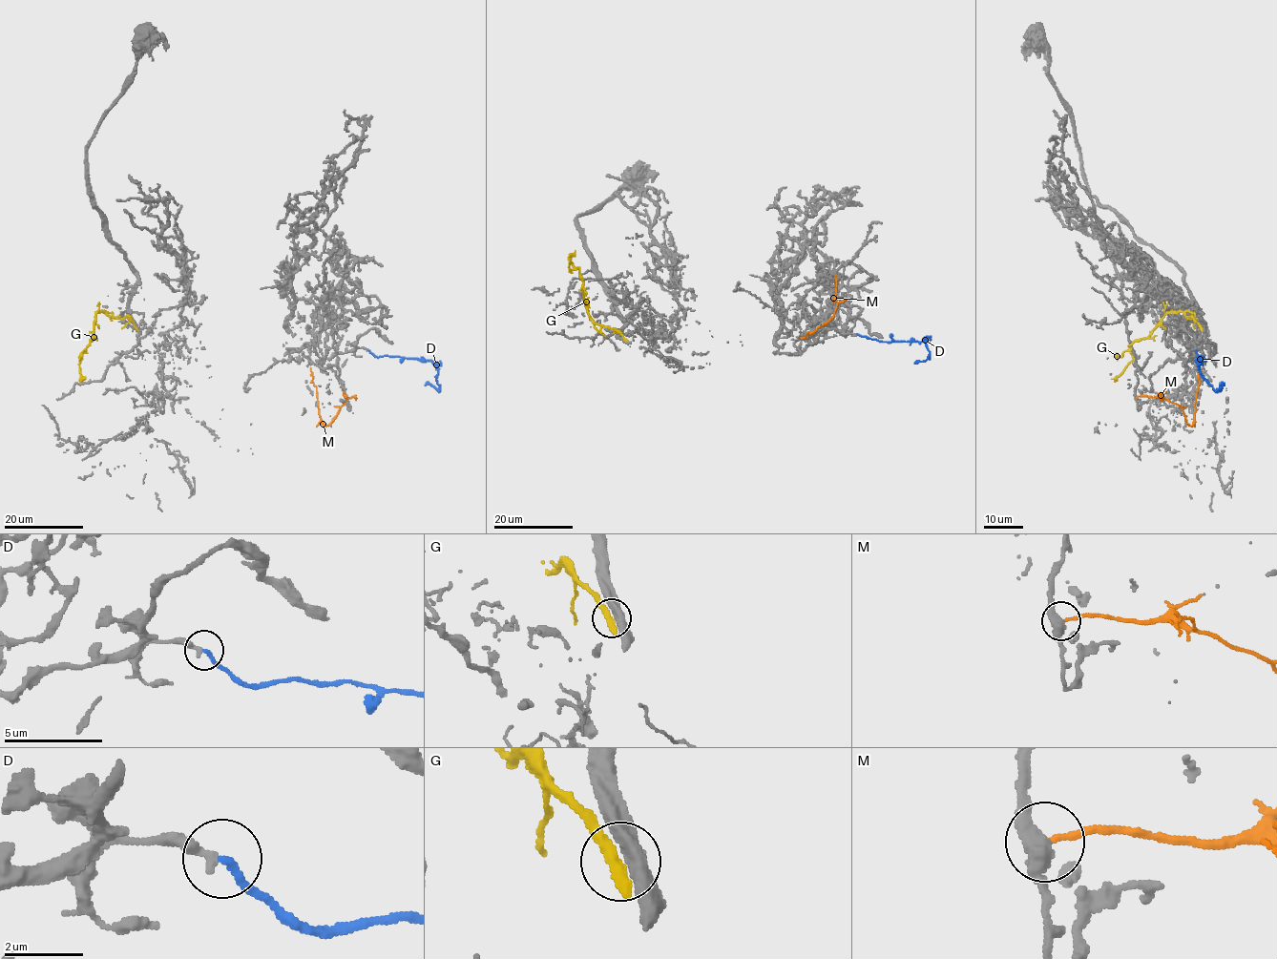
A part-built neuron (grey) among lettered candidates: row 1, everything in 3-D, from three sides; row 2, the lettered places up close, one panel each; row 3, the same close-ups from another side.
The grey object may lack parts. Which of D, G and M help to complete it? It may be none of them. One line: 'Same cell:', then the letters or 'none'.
Same cell: none

